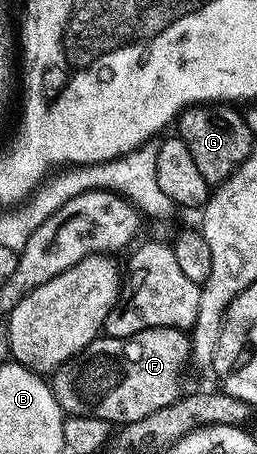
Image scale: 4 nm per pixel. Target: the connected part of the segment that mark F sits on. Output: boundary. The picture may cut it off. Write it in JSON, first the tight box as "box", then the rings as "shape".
{"box":[53,327,191,425],"shape":[[[155,327],[134,337],[98,335],[83,351],[53,370],[53,394],[61,412],[68,416],[129,425],[147,419],[159,407],[167,407],[182,396],[181,376],[190,361],[191,337],[184,329]]]}

